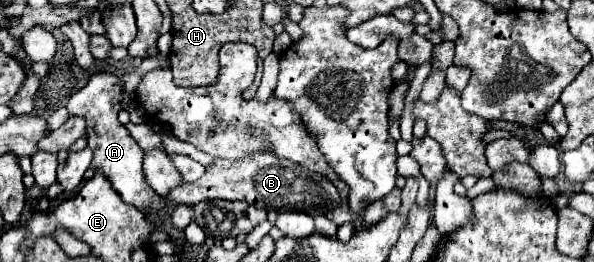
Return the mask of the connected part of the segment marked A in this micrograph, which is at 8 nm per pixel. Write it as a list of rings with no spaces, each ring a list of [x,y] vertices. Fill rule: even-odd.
[[[106,72],[92,74],[90,82],[68,100],[66,110],[70,116],[84,116],[86,118],[86,138],[88,138],[88,146],[94,152],[92,168],[102,170],[106,174],[106,178],[110,180],[114,190],[122,196],[122,200],[126,200],[128,204],[132,204],[140,210],[148,210],[156,192],[148,186],[144,172],[142,172],[142,156],[144,156],[142,148],[132,140],[128,130],[118,120],[118,112],[122,110],[122,106],[120,106],[120,80],[112,74],[106,74]]]

